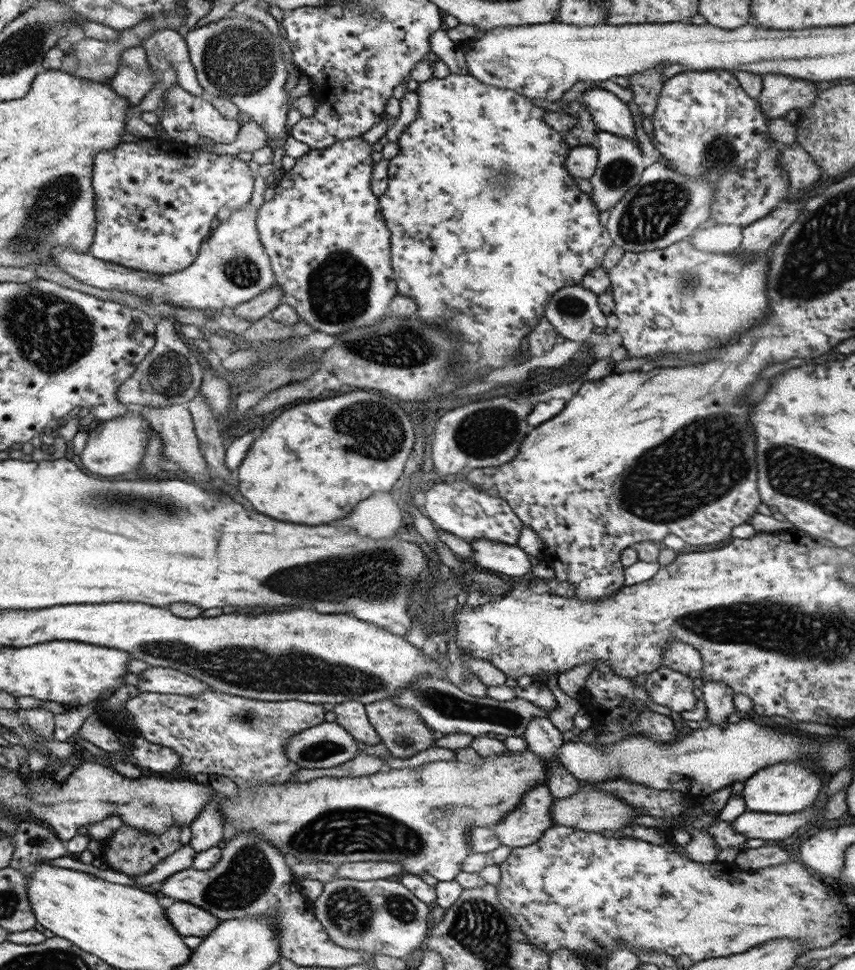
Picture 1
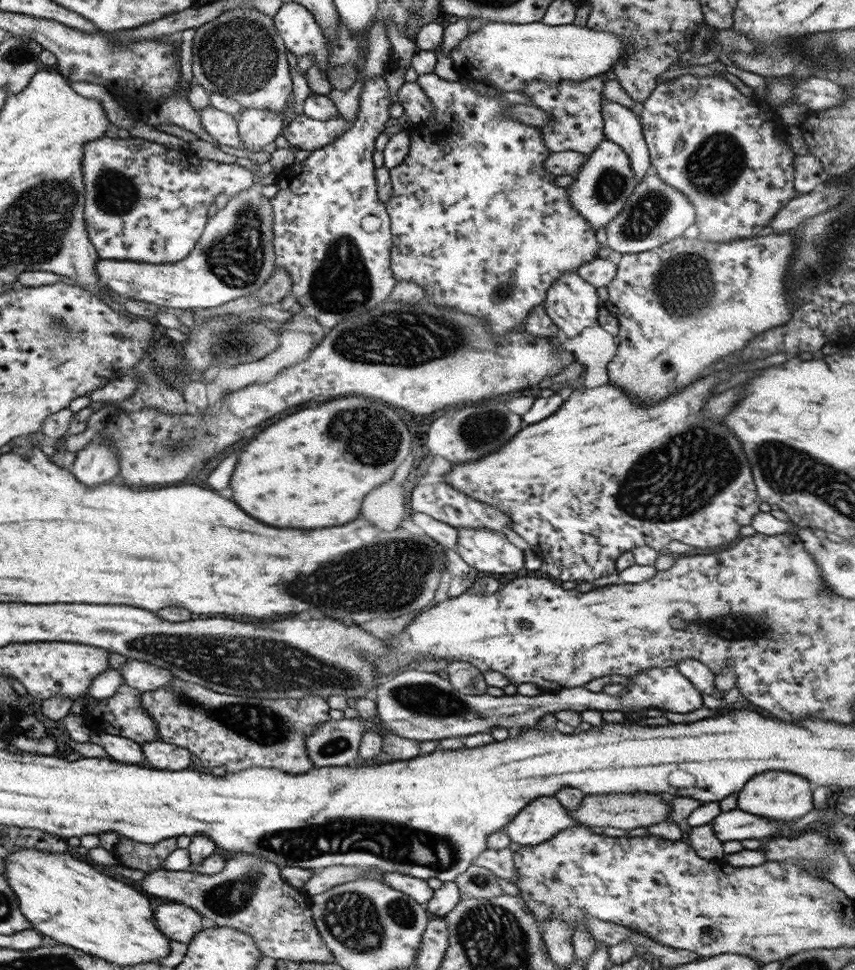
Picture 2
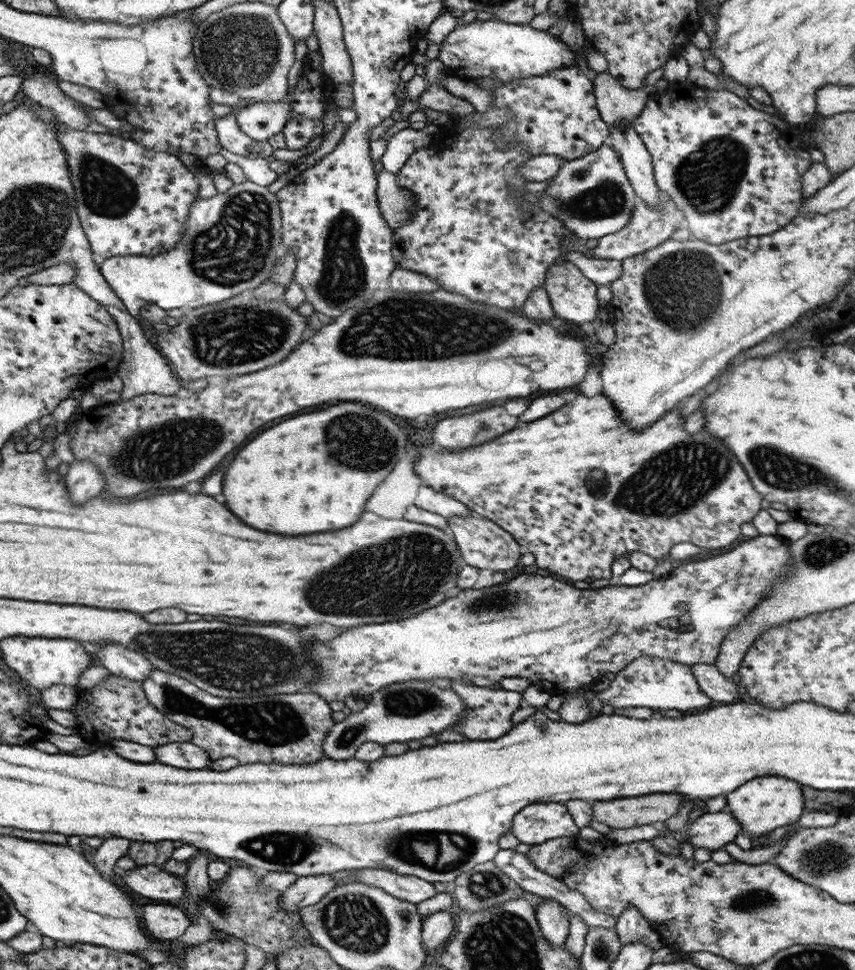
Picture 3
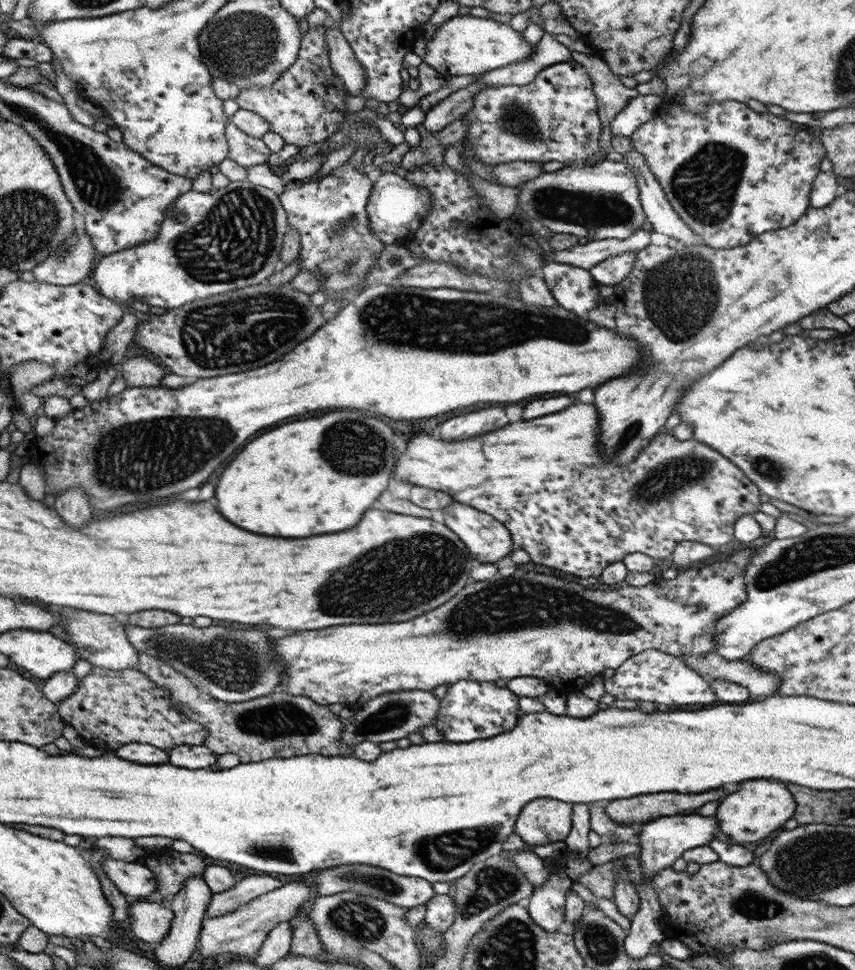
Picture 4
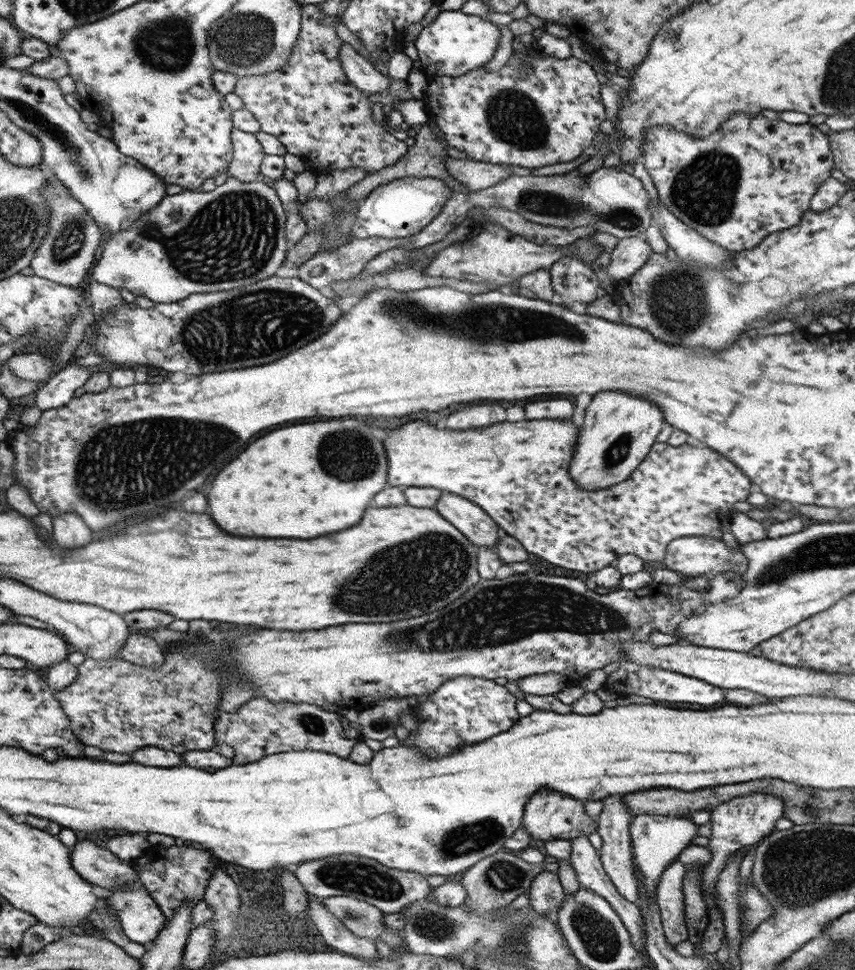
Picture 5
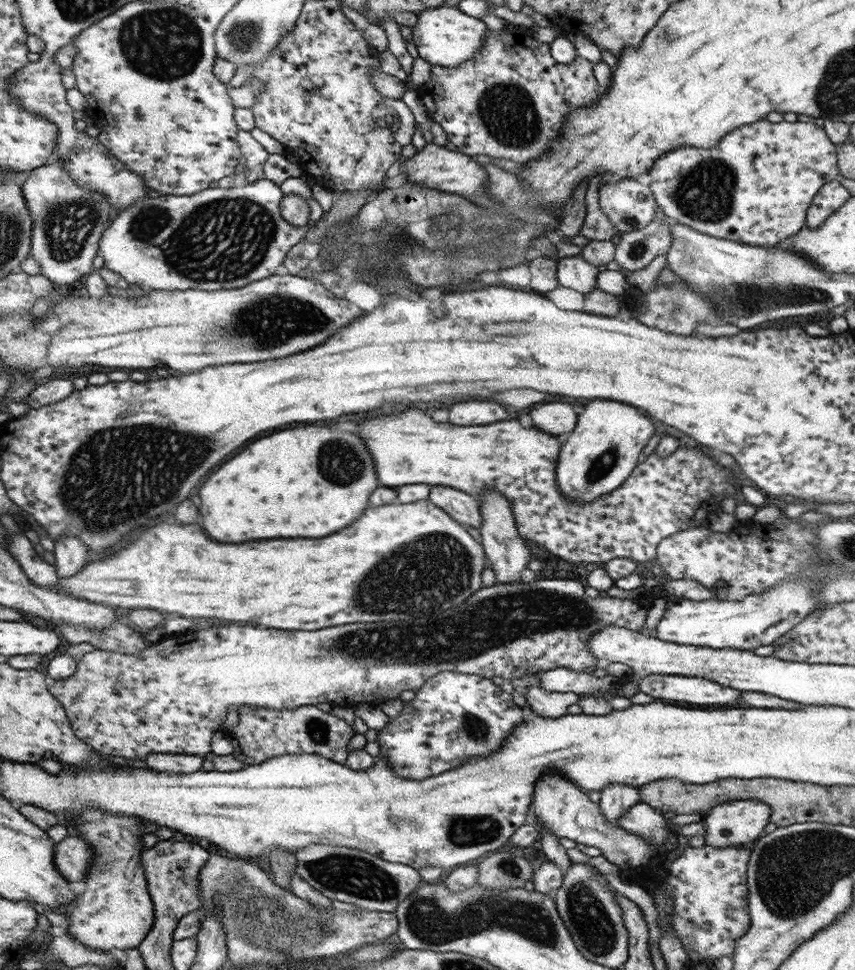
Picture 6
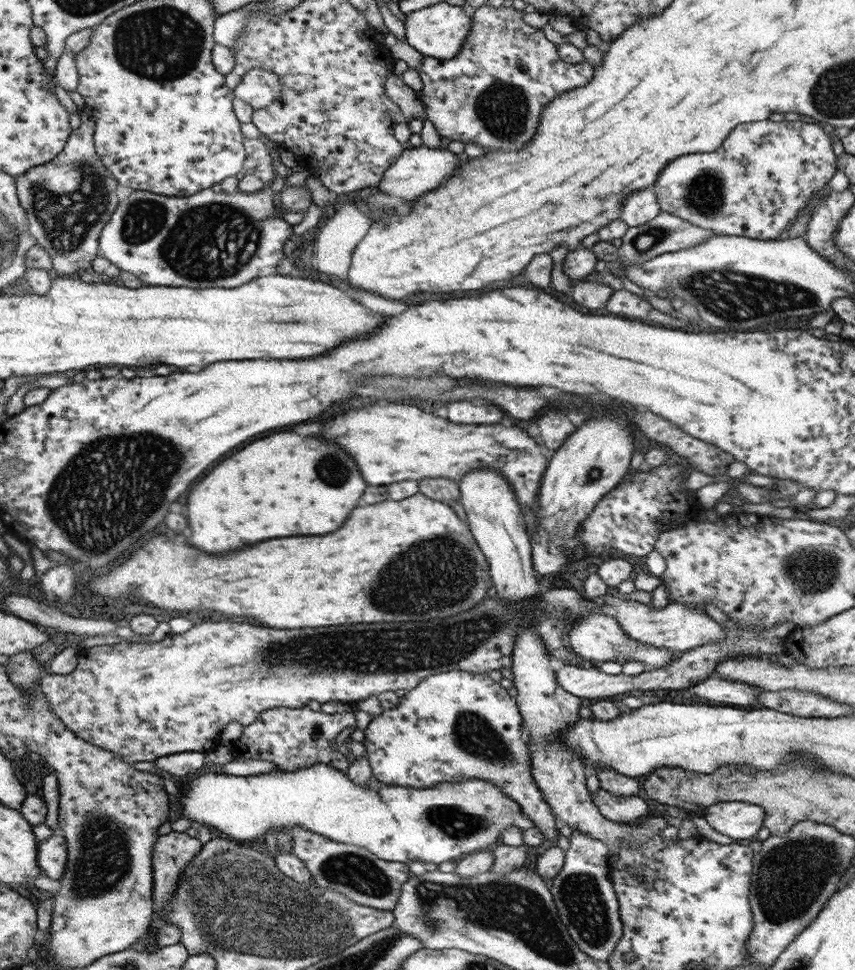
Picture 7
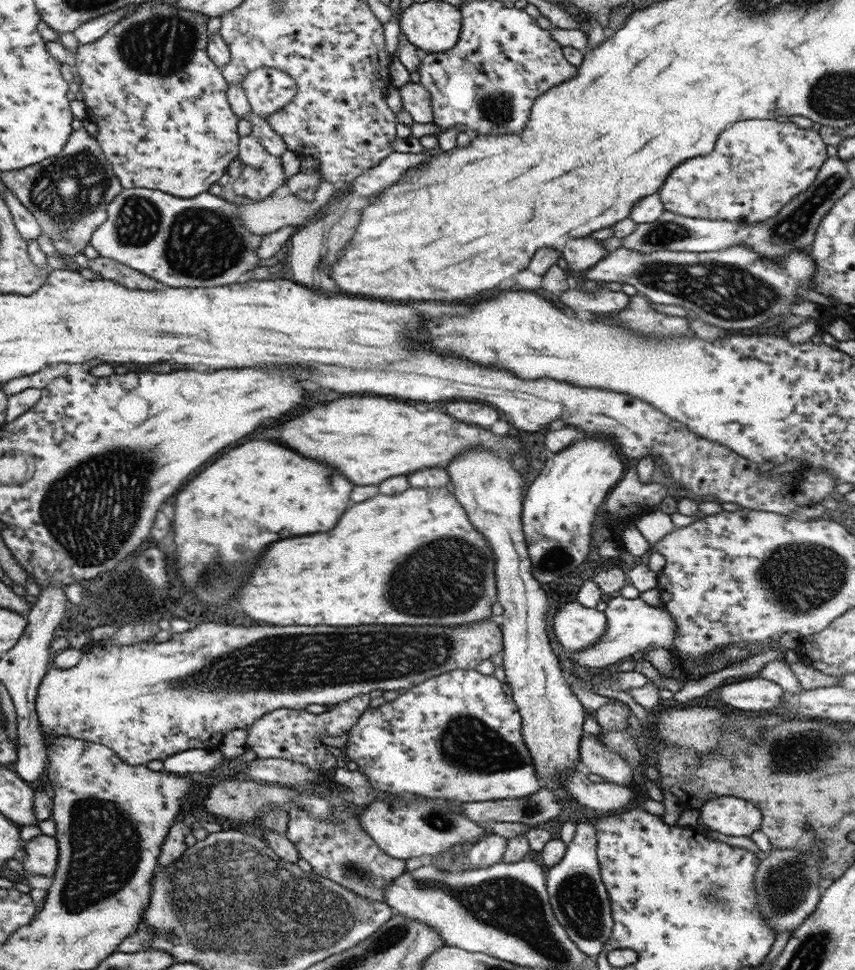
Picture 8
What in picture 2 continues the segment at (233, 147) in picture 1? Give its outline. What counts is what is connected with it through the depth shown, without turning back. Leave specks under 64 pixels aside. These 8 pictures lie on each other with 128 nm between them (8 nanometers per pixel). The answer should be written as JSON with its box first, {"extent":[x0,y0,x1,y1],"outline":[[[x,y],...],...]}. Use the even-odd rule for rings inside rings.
{"extent":[238,109,286,150],"outline":[[[244,109],[239,115],[238,127],[241,128],[241,139],[244,149],[262,150],[270,142],[282,135],[286,114],[270,110]]]}

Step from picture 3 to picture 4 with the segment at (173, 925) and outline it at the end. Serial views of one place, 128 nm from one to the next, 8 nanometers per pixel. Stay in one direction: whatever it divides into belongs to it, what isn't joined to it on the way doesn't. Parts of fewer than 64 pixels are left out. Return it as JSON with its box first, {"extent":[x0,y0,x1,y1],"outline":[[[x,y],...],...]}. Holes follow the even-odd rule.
{"extent":[128,898,174,942],"outline":[[[135,898],[130,900],[128,922],[132,934],[142,942],[160,942],[170,932],[174,912],[164,903]]]}

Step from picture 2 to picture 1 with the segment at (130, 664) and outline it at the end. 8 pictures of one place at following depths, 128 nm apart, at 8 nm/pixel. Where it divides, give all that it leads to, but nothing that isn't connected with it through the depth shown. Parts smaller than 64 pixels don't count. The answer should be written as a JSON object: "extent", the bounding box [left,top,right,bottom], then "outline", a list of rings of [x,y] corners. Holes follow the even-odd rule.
{"extent":[135,667,208,695],"outline":[[[151,667],[140,674],[140,679],[135,685],[142,693],[153,692],[160,694],[200,695],[208,684],[196,680],[190,674],[184,674],[180,670]]]}

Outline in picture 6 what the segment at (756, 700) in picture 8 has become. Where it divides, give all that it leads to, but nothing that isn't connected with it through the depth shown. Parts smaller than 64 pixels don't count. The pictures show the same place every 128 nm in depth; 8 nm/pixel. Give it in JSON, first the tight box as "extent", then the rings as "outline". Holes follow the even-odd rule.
{"extent":[639,674,740,706],"outline":[[[650,674],[640,680],[639,689],[662,702],[690,702],[708,706],[740,705],[738,689],[700,676]]]}

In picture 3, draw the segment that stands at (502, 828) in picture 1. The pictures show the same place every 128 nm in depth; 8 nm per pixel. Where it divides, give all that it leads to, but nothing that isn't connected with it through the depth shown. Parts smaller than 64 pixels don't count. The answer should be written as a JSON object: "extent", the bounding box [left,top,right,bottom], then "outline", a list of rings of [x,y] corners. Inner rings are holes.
{"extent":[509,802,579,846],"outline":[[[537,802],[516,813],[509,832],[532,846],[553,838],[573,837],[579,830],[563,803]]]}

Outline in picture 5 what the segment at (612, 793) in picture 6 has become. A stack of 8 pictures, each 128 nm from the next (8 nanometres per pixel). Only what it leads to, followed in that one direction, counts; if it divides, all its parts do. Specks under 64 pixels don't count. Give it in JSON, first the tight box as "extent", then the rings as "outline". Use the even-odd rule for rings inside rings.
{"extent":[597,795,638,903],"outline":[[[610,795],[602,801],[604,808],[597,822],[597,832],[603,840],[599,850],[600,861],[618,892],[622,893],[622,897],[630,902],[638,903],[638,881],[636,881],[636,874],[634,874],[633,848],[630,836],[630,822],[633,821],[634,816],[630,815],[630,807],[624,803],[624,795]]]}

